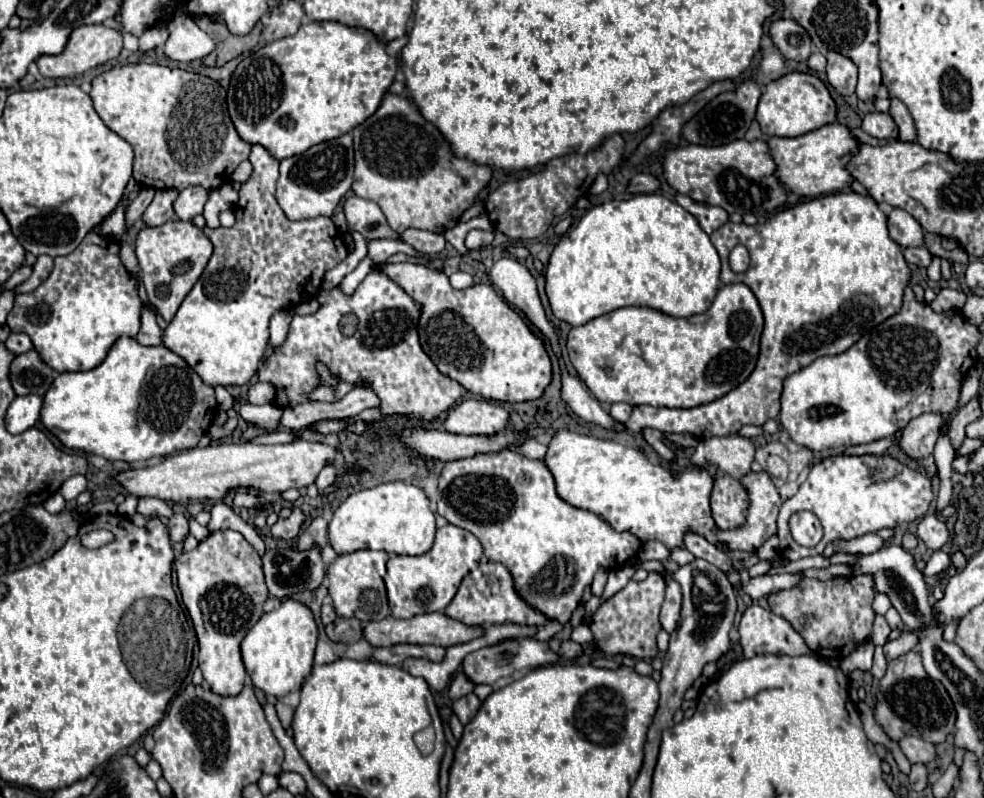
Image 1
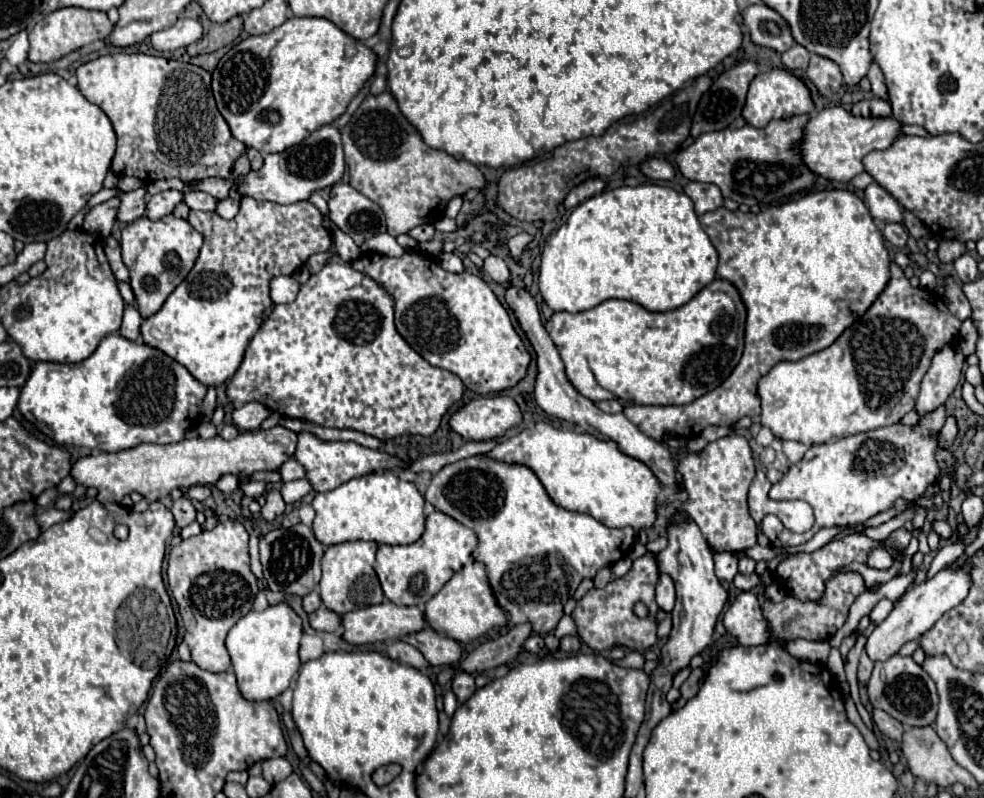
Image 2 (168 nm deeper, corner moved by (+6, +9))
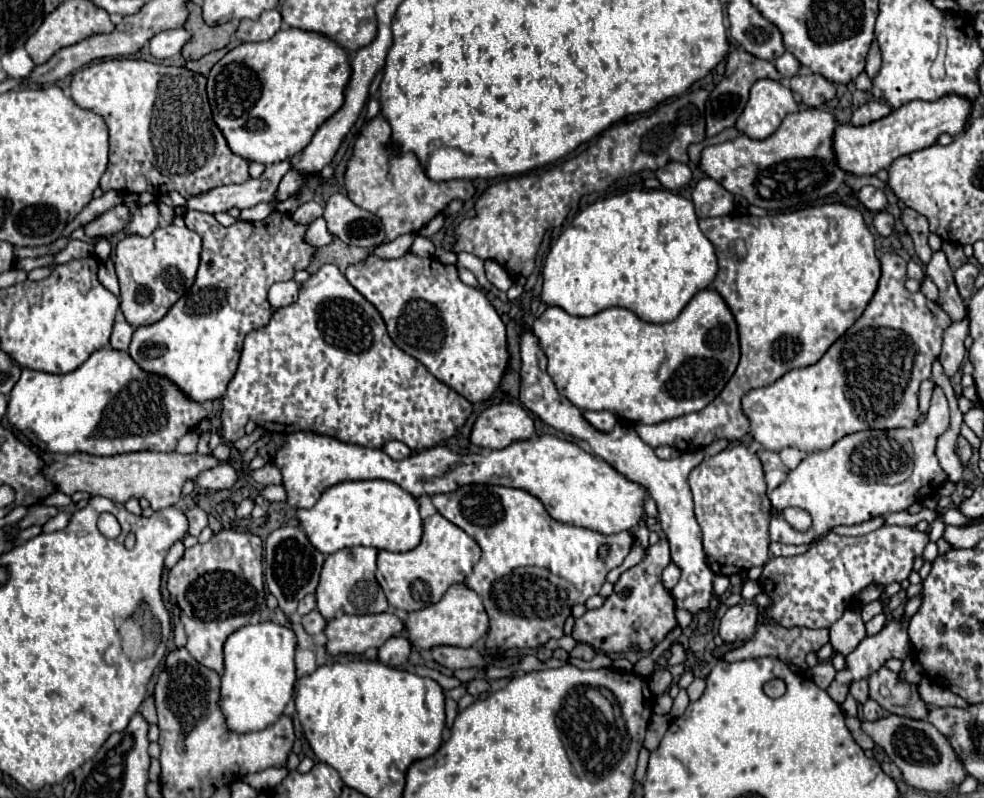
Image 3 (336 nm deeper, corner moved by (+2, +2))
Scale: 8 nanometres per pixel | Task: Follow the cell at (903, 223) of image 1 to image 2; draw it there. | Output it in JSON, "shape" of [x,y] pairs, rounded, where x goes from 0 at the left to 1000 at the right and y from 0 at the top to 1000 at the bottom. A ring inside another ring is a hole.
{"shape":[[[883,231],[879,238],[879,248],[881,248],[881,258],[885,263],[885,271],[897,281],[918,281],[918,261],[914,258],[914,253],[901,241],[897,238],[893,231]]]}

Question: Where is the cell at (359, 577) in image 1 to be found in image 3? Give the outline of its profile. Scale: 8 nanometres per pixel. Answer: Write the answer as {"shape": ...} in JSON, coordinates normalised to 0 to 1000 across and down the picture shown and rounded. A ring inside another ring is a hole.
{"shape":[[[357,685],[347,688],[342,693],[332,695],[326,726],[320,741],[322,763],[330,776],[338,776],[340,768],[365,768],[365,771],[381,771],[393,766],[393,751],[389,738],[381,726],[381,698],[383,688],[379,685]]]}

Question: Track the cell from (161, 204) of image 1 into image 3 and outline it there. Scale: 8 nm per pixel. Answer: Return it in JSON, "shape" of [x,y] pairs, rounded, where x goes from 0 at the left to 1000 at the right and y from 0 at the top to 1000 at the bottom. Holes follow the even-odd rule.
{"shape":[[[119,257],[115,262],[111,262],[109,267],[101,269],[99,274],[95,274],[92,279],[84,282],[84,289],[88,297],[107,297],[107,294],[117,294],[123,292],[127,287],[127,282],[131,279],[131,262],[127,257]]]}

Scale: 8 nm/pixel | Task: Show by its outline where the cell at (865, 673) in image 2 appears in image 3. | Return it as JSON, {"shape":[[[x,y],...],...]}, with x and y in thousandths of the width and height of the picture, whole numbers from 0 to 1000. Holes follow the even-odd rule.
{"shape":[[[875,851],[875,853],[869,853],[863,863],[863,868],[869,873],[871,881],[879,881],[883,876],[883,863],[881,863],[881,853]]]}

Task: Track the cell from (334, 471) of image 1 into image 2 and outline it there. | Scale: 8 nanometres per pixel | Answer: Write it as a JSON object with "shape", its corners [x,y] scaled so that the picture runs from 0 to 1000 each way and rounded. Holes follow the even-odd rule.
{"shape":[[[294,576],[294,579],[290,579],[290,584],[286,584],[286,596],[288,596],[288,604],[296,604],[296,602],[306,602],[306,599],[310,599],[310,586],[308,586],[308,581],[304,581],[302,576]]]}

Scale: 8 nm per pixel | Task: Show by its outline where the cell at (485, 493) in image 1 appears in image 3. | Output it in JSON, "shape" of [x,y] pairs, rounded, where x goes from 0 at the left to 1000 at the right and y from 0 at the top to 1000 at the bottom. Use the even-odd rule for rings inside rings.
{"shape":[[[475,608],[473,613],[438,623],[438,628],[452,650],[479,670],[491,690],[487,706],[481,711],[481,721],[475,726],[475,736],[489,748],[497,771],[497,793],[493,803],[495,813],[536,813],[548,811],[560,798],[572,798],[572,783],[580,771],[580,761],[584,756],[595,756],[599,748],[607,746],[611,733],[615,731],[615,721],[623,711],[629,711],[643,685],[643,670],[639,665],[613,670],[601,663],[564,653],[546,623],[529,613]],[[611,683],[619,683],[617,701],[611,701],[607,695]]]}

